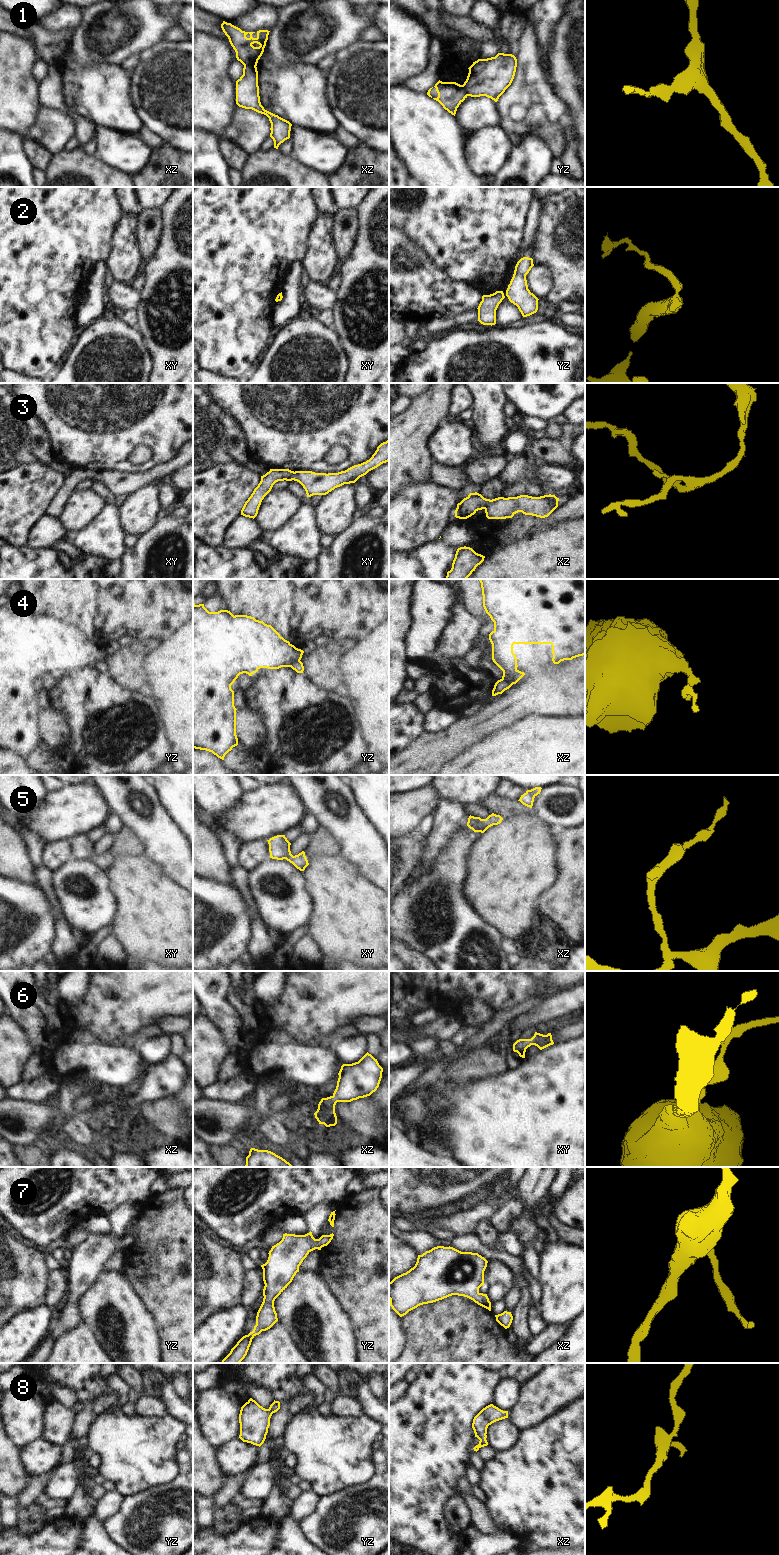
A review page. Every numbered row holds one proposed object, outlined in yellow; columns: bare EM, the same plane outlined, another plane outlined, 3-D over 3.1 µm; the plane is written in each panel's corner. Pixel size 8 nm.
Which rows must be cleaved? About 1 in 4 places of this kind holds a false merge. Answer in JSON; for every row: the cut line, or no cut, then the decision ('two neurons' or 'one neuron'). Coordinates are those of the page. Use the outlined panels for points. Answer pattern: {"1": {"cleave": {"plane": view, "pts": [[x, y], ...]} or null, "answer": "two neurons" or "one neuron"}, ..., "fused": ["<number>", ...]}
{"1": {"cleave": {"plane": "xz", "pts": [[244, 65], [255, 67]]}, "answer": "two neurons"}, "2": {"cleave": {"plane": "xy", "pts": [[281, 292], [277, 296], [277, 300]]}, "answer": "two neurons"}, "3": {"cleave": null, "answer": "one neuron"}, "4": {"cleave": {"plane": "xz", "pts": [[502, 678], [510, 680], [512, 684]]}, "answer": "two neurons"}, "5": {"cleave": null, "answer": "one neuron"}, "6": {"cleave": null, "answer": "one neuron"}, "7": {"cleave": null, "answer": "one neuron"}, "8": {"cleave": null, "answer": "one neuron"}, "fused": ["1", "2", "4"]}

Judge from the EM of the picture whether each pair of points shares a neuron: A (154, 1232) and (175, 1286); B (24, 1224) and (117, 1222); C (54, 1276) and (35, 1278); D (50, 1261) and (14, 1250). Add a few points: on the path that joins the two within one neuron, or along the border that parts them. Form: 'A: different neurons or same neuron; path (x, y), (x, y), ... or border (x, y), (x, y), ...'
A: same neuron; path (167, 1245), (175, 1253), (175, 1273)
B: different neurons; border (129, 1204), (123, 1204), (118, 1207), (109, 1217)
C: different neurons; border (49, 1271), (45, 1300)
D: different neurons; border (44, 1254), (44, 1264), (49, 1270)

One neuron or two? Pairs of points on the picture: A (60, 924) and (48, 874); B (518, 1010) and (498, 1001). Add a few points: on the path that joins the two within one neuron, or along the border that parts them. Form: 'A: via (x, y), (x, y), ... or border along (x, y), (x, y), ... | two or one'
A: via (56, 912), (48, 886) | one
B: border along (533, 995), (508, 1010), (498, 1010), (494, 1013) | two

